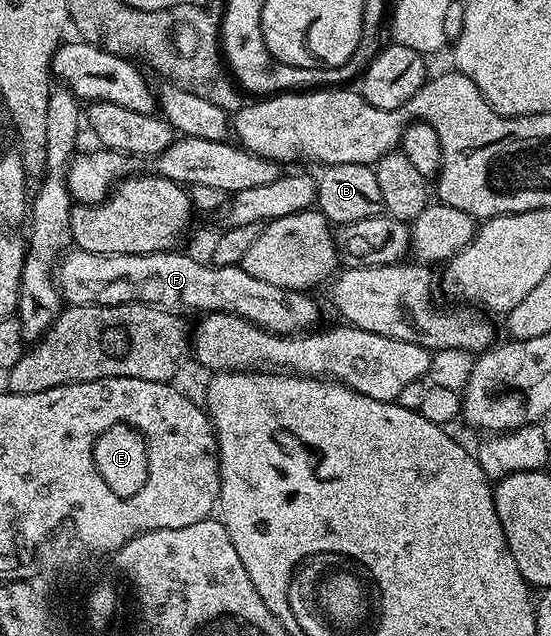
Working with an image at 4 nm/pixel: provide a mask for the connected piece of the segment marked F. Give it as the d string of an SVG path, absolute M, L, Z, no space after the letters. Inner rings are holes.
M70 248L61 256L55 271L57 289L62 299L70 306L81 305L125 305L128 302L144 302L170 312L201 310L218 314L237 314L256 326L262 326L270 334L307 334L318 325L321 318L321 306L312 297L312 293L291 288L279 288L251 276L240 265L215 266L200 262L189 254L166 252L164 254L108 254L107 252L87 252Z

